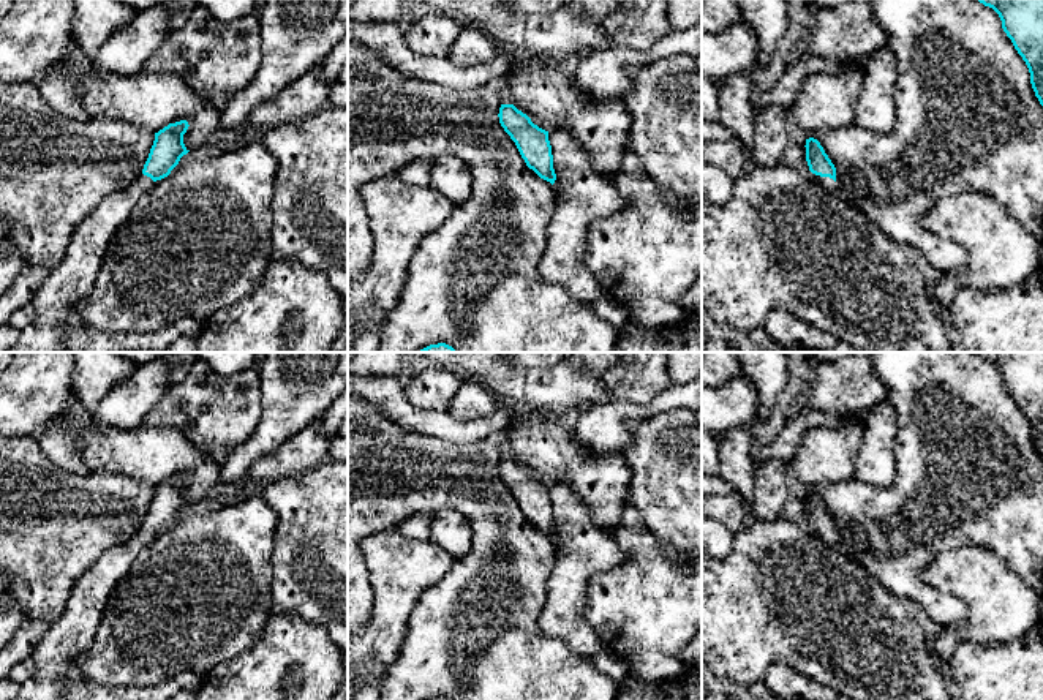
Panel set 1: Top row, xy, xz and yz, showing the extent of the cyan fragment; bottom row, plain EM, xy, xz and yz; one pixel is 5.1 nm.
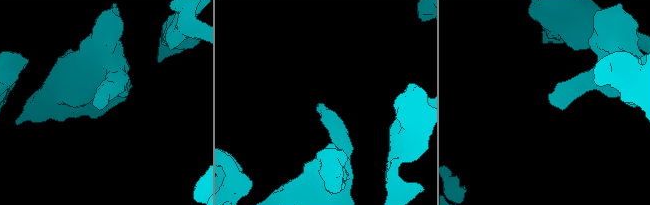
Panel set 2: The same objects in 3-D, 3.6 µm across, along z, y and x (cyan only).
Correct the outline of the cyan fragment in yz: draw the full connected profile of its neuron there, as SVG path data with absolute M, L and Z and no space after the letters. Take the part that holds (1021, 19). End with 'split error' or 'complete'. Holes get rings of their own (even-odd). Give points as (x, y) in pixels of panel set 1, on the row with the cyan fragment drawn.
M978 0L992 8L1015 49L1026 62L1030 84L1043 106L1043 0Z | complete

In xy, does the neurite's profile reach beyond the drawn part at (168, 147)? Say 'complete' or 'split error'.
split error

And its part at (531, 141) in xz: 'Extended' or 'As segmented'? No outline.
As segmented

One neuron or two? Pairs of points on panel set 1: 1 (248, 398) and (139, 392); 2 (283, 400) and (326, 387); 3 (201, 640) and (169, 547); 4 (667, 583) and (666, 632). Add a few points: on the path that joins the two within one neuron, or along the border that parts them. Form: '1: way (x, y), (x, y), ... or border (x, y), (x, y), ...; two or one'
1: border (179, 375), (141, 424); two
2: way (294, 391), (297, 387), (315, 387); one
3: way (195, 617), (193, 571); one
4: way (666, 596), (666, 620); one

